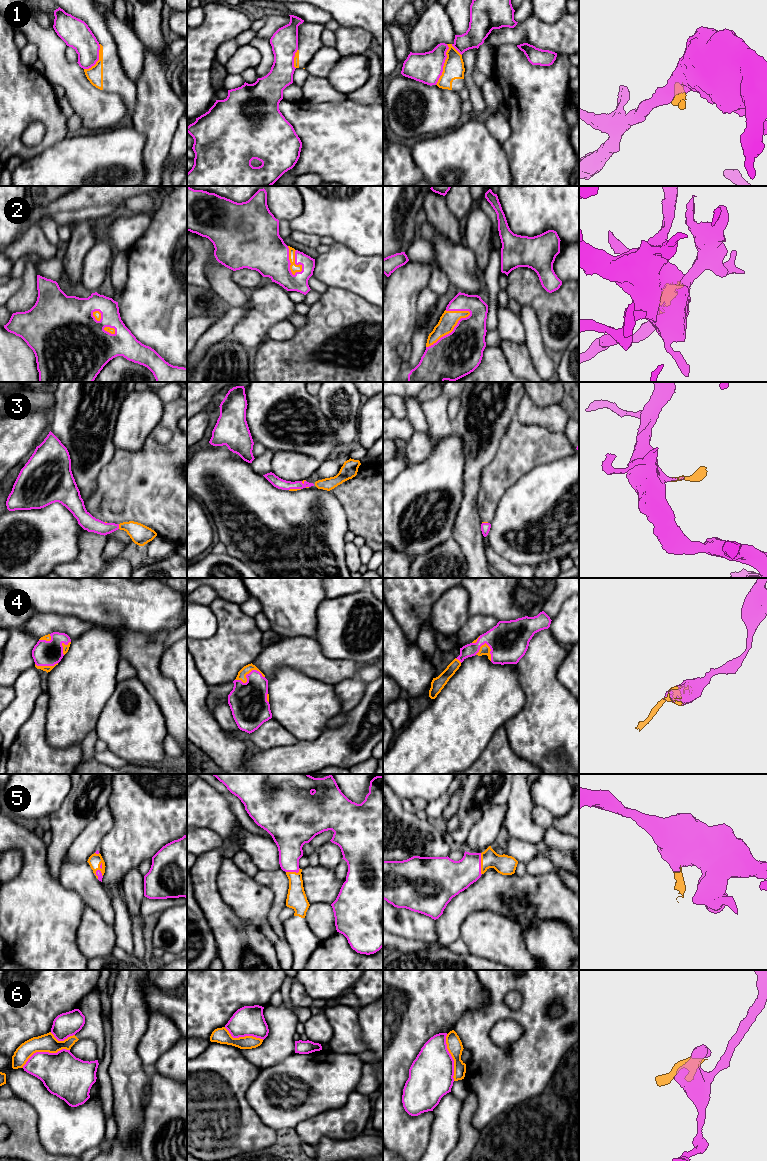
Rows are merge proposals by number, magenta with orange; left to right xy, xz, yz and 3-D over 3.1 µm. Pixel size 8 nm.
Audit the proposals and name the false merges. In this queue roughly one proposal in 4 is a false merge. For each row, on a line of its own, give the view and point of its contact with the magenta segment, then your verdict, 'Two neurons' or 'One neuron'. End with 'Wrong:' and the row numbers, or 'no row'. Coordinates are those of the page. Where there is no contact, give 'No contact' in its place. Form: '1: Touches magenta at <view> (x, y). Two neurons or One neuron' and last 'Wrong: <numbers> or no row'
1: Touches magenta at yz (443, 64). Two neurons
2: Touches magenta at yz (451, 332). One neuron
3: Touches magenta at xy (118, 526). One neuron
4: Touches magenta at xz (246, 675). One neuron
5: Touches magenta at yz (480, 864). One neuron
6: Touches magenta at xy (44, 1052). Two neurons
Wrong: 1, 6

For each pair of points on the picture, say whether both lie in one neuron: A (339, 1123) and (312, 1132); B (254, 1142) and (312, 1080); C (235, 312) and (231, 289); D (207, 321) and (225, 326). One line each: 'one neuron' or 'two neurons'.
A: one neuron
B: two neurons
C: two neurons
D: two neurons

